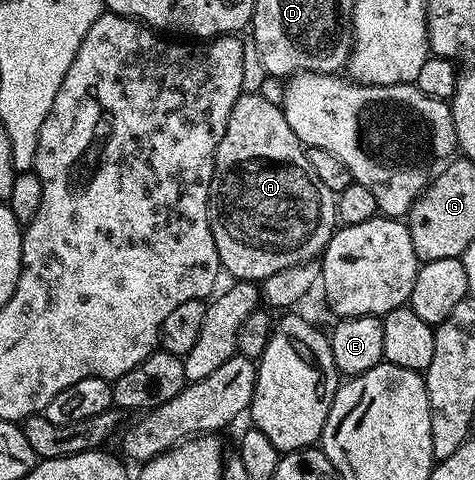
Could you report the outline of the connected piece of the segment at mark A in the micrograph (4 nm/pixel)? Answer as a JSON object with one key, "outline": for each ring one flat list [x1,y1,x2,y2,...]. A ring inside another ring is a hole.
{"outline":[[244,93,239,97,236,101,236,105,232,105,232,117,228,117,228,125,224,129,224,137,220,141,220,145,216,149,216,153,214,154,214,172,212,173,212,181,210,182,210,228,212,229,212,237,216,241,216,253,218,254,218,261,223,272,226,271,238,281,261,281,267,279,268,277,272,277,272,273,280,273,284,269,292,269,296,265,300,265,301,263,309,263,311,261,317,260,319,256,321,256,322,252,326,250,326,246,328,245,328,241,334,236,336,230,336,224,338,223,338,208,336,206,336,195,335,192,330,191,328,189,328,185,324,185,324,181,320,181,320,177,316,177,316,173,312,169,312,165,308,161,308,157,306,156,305,150,302,146,302,142,296,137,296,133,292,133,292,129,288,125,288,121,284,117,284,113,282,112,281,106,277,102,274,103,270,99,265,99,265,94,262,93]]}

